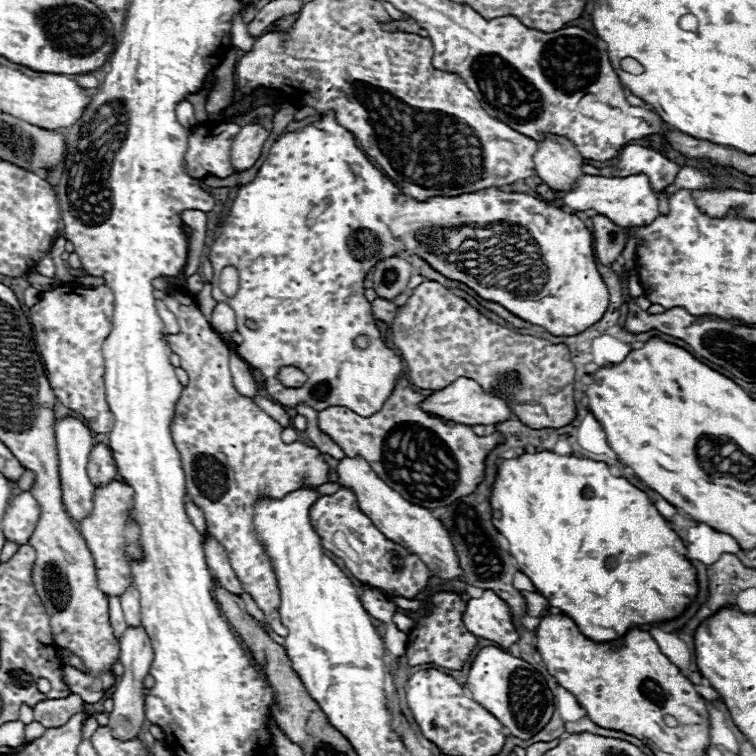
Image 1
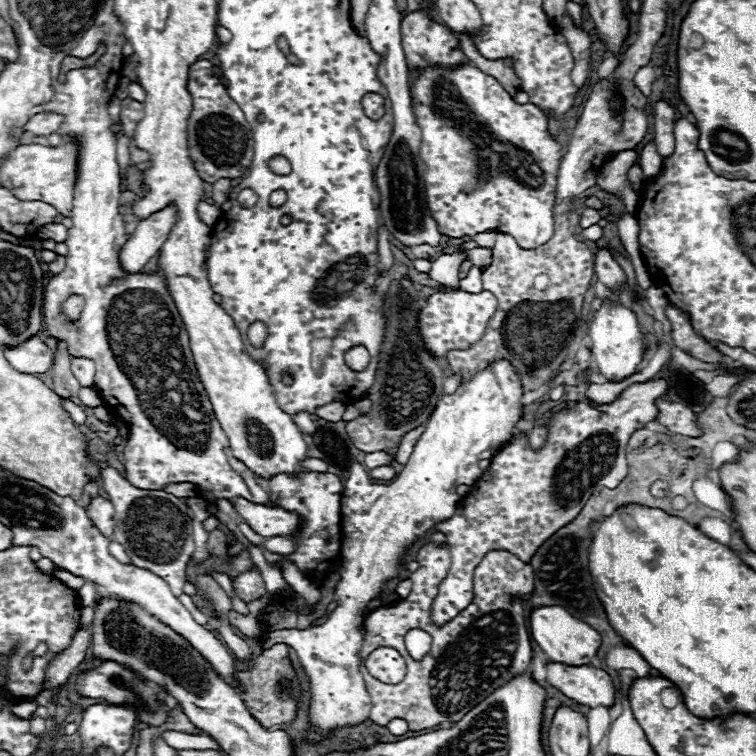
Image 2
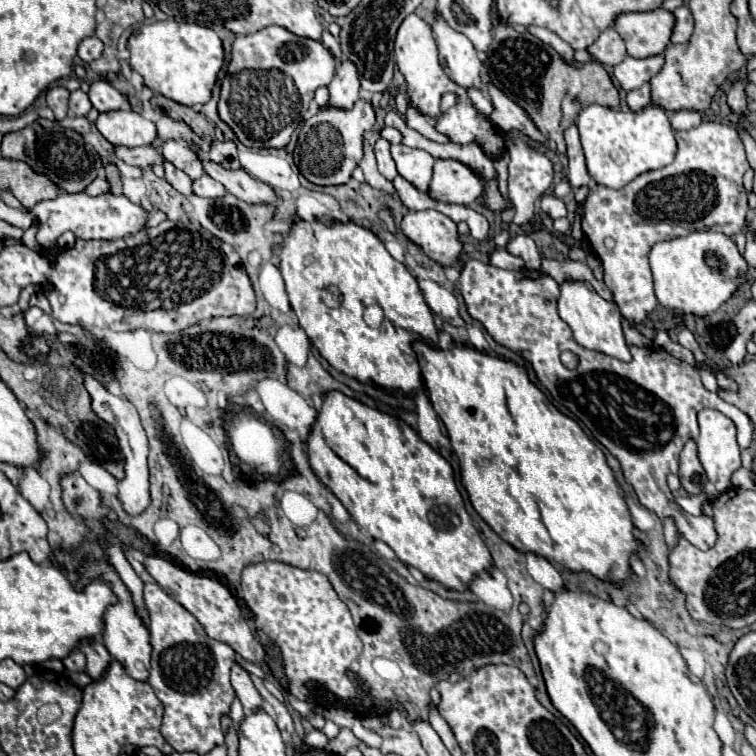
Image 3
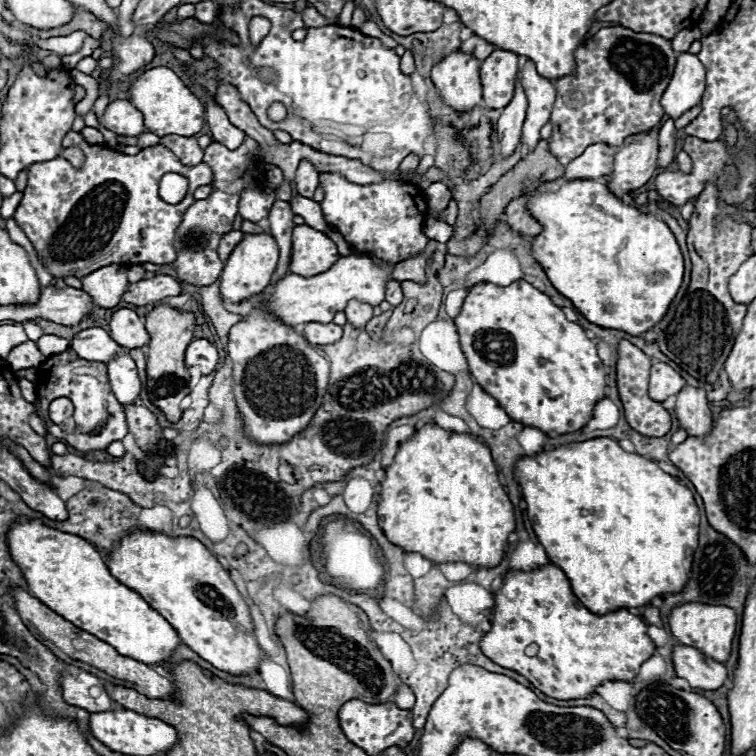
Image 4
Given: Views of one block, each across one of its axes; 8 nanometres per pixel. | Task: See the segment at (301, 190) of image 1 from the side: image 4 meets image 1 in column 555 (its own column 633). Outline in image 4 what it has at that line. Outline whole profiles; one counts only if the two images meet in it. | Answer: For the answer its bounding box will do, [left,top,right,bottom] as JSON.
[524,180,684,336]

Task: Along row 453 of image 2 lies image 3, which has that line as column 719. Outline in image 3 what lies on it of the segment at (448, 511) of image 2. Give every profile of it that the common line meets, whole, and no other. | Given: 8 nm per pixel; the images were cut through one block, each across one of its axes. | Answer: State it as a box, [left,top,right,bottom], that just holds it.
[696,410,740,492]

